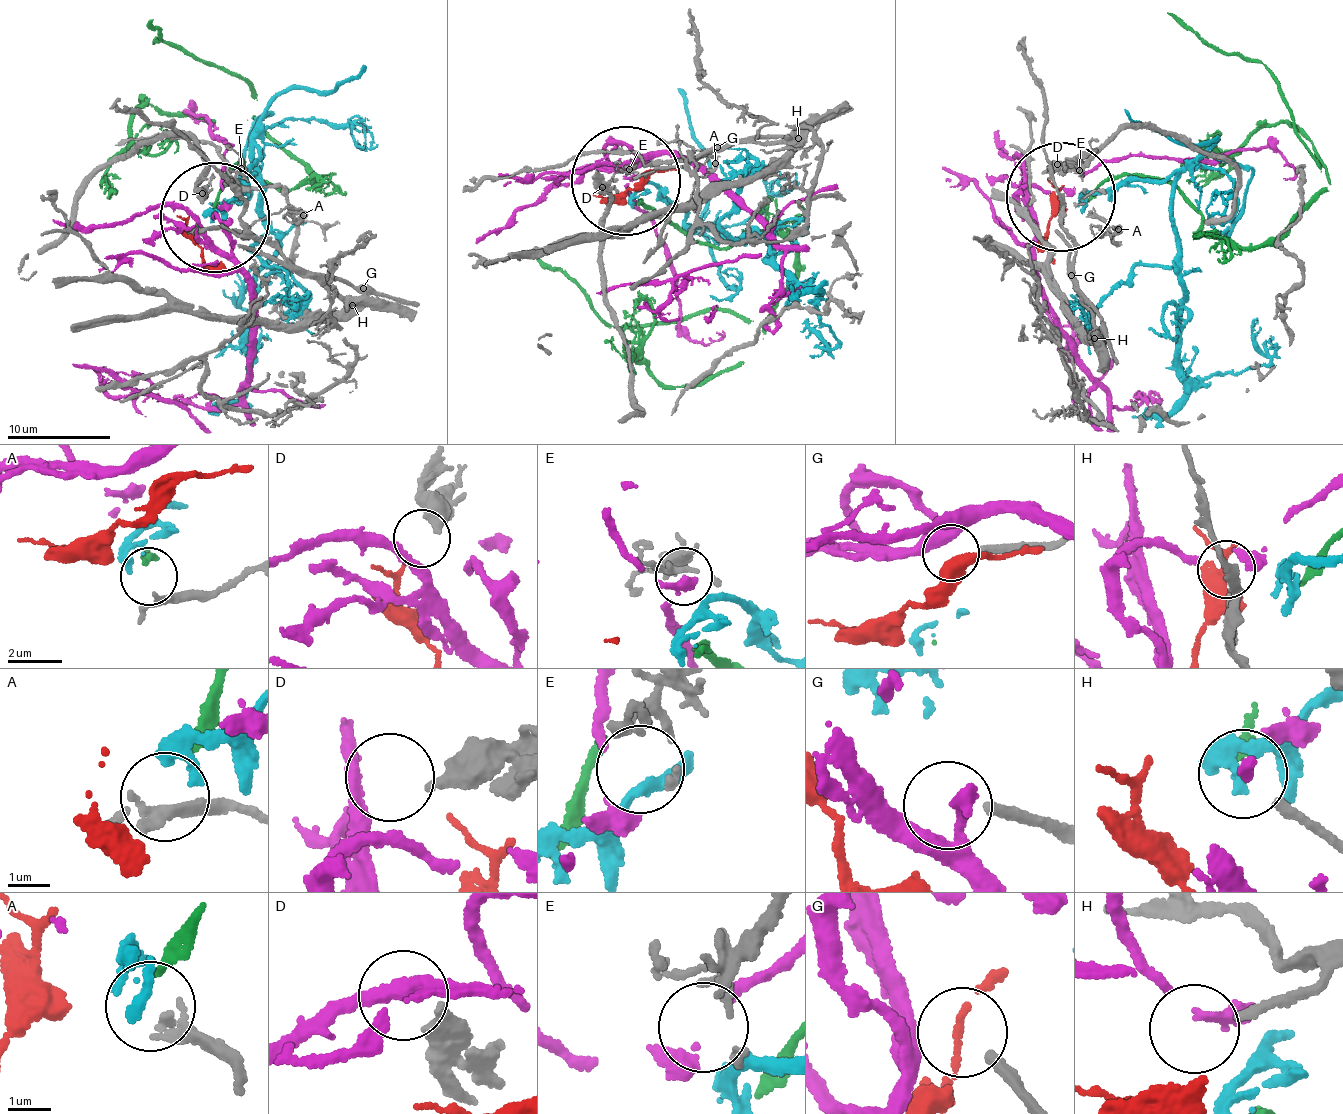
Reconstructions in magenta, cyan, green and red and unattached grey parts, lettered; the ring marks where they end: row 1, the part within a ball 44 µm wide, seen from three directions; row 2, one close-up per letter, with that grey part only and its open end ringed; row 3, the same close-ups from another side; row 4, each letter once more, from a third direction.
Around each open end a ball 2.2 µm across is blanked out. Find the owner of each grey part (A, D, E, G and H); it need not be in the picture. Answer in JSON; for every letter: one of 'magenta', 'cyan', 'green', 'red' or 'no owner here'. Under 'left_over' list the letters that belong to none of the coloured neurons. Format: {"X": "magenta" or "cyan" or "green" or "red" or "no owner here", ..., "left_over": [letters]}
{"A": "cyan", "D": "no owner here", "E": "magenta", "G": "no owner here", "H": "no owner here", "left_over": ["D", "G", "H"]}

